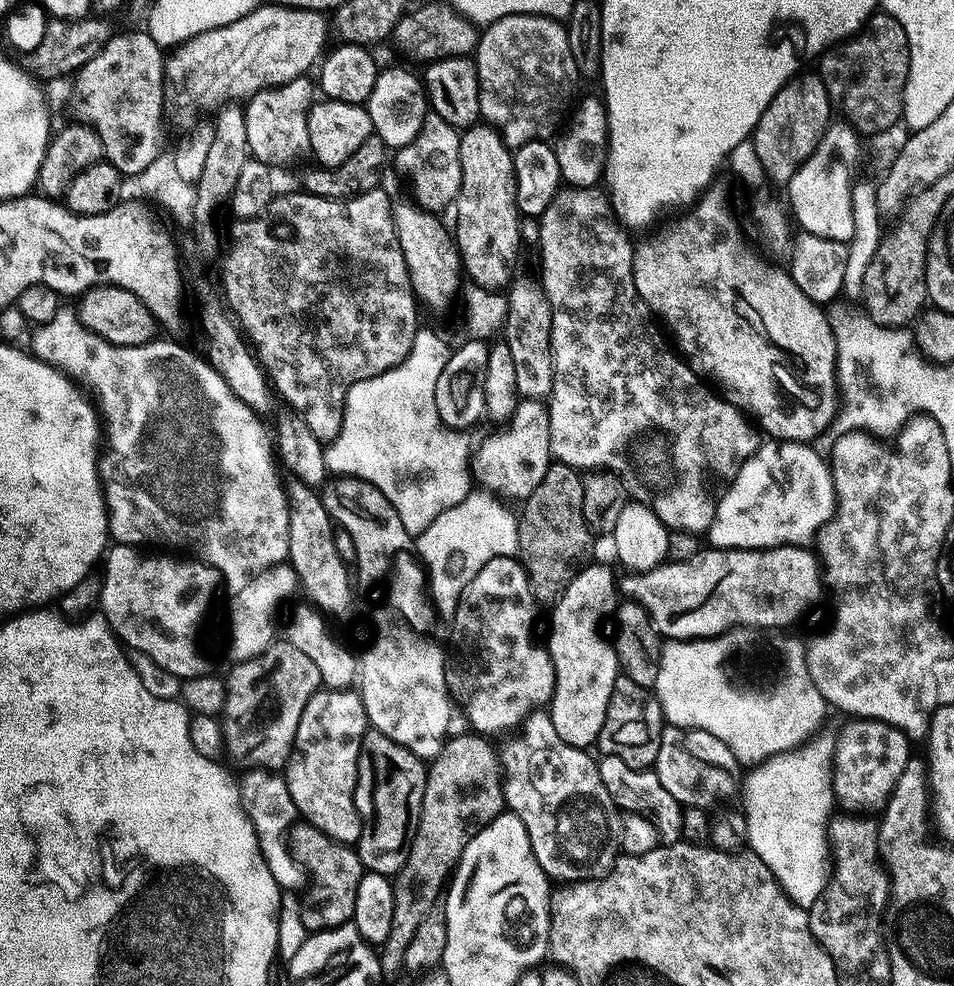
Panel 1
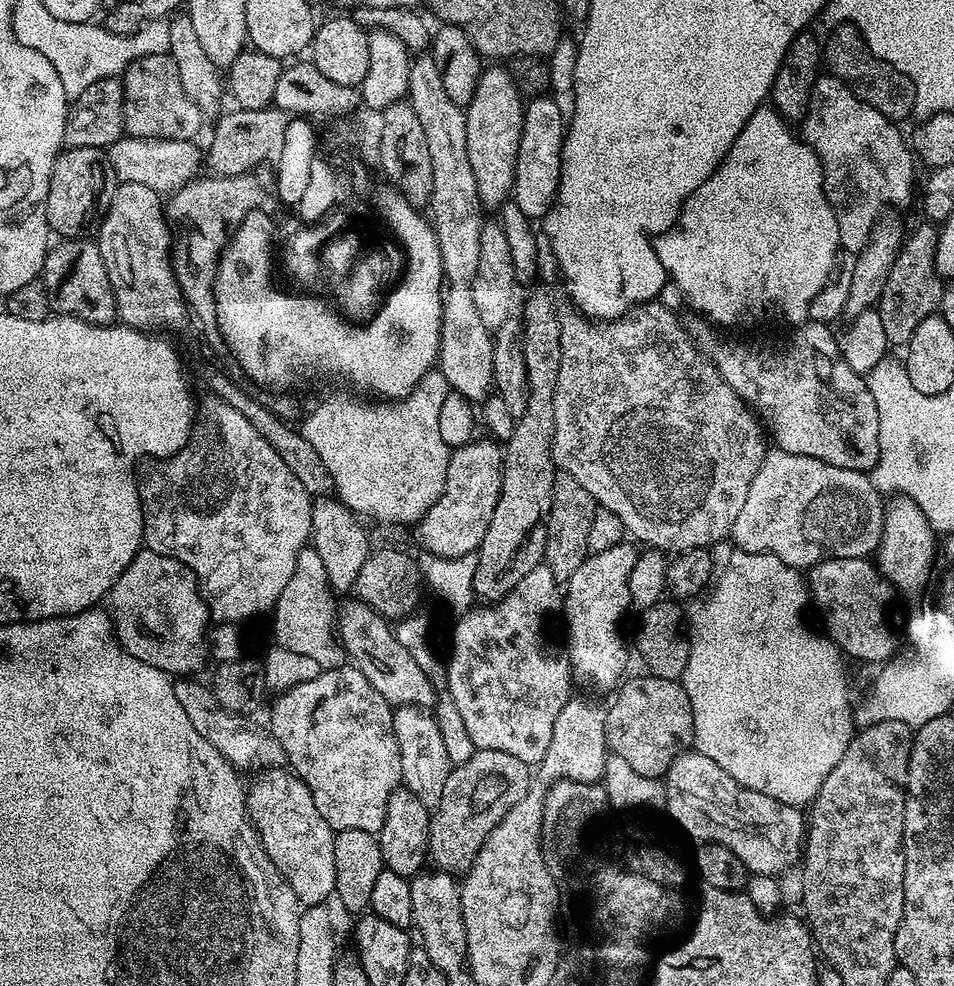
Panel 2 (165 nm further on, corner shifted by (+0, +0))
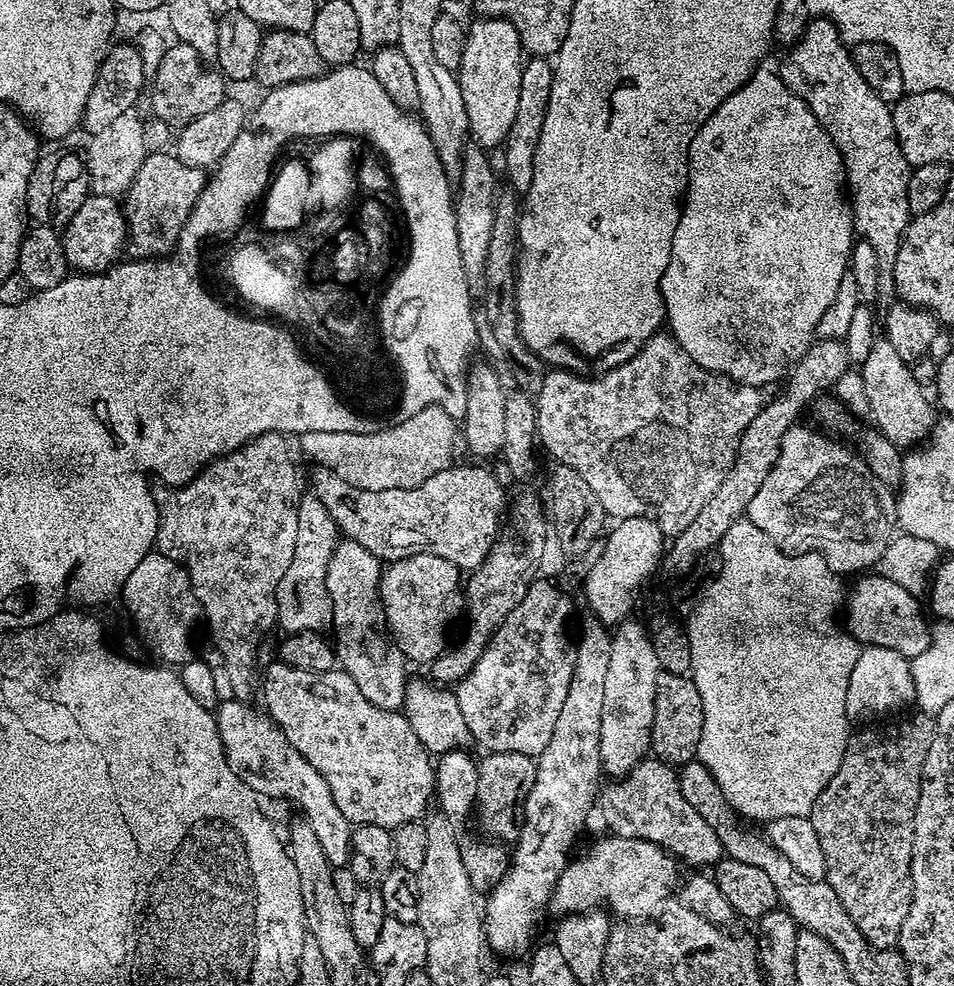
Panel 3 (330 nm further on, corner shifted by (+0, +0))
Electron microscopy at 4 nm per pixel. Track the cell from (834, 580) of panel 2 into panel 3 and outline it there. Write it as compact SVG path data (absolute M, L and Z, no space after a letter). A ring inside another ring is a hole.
M864 574L861 575L859 579L857 579L861 580L858 581L857 584L853 586L852 593L850 593L848 596L848 624L846 623L847 631L851 632L852 637L854 637L857 642L859 642L861 645L864 646L872 645L874 647L885 647L889 650L896 650L898 654L905 656L907 658L913 658L922 654L922 652L926 650L927 647L930 646L932 642L932 629L930 627L929 617L926 615L926 612L925 612L926 617L924 617L924 612L922 609L920 609L919 602L916 601L919 599L917 599L917 597L913 595L913 593L907 592L906 590L902 590L902 586L898 586L898 582L890 582L890 578L886 578L885 576L879 574L873 574L873 576L868 575L872 574Z

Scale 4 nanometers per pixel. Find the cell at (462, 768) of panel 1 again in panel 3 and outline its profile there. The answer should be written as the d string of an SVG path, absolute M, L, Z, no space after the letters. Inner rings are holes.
M488 752L485 760L479 761L480 777L474 807L474 820L480 823L485 837L500 842L515 842L522 831L522 797L530 794L534 784L536 763L533 757L513 752Z

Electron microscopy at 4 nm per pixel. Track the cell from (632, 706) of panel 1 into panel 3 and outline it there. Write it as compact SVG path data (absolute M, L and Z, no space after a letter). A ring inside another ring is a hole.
M659 671L654 694L651 755L673 766L691 763L695 759L698 742L701 741L702 722L702 698L691 677Z

